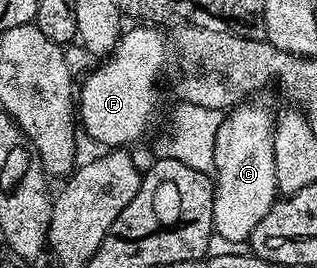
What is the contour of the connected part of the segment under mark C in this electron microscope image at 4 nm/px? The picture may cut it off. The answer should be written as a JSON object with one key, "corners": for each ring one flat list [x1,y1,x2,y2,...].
{"corners":[[239,103,225,114,223,122,220,123,219,130,216,133,215,143,215,171,216,184,214,186,214,231,220,238,226,241,242,241,249,242,252,231,256,227,256,223,260,223,260,219,264,219,264,215,268,213,274,205,276,198,279,196,278,180,276,179,276,159,274,158,274,127,276,124,275,114,270,114,262,105,246,105,250,103]]}

